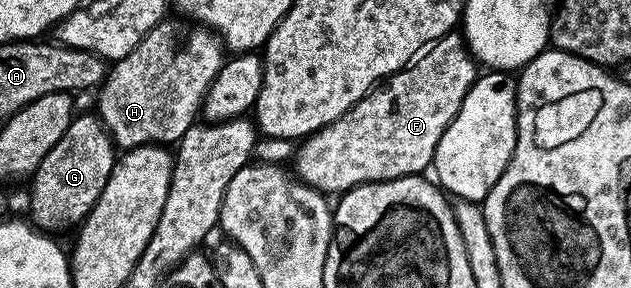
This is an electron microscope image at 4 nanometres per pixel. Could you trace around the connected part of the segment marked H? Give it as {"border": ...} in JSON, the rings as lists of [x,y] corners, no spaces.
{"border":[[[163,19],[124,59],[109,66],[106,80],[96,93],[96,113],[119,150],[141,145],[173,146],[199,120],[202,100],[222,66],[224,46],[213,29],[199,24],[190,28],[194,29],[177,41],[177,27],[170,19]]]}

